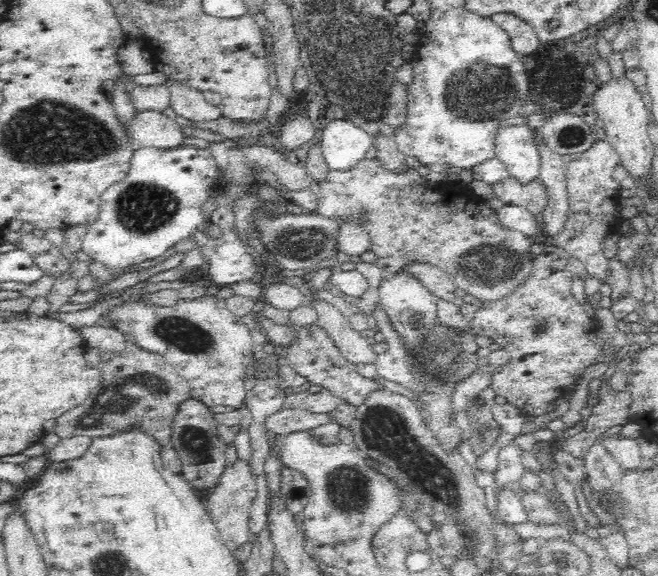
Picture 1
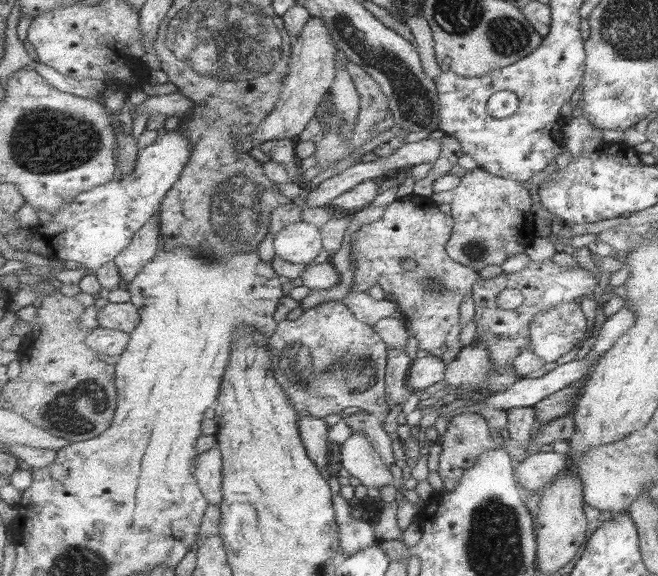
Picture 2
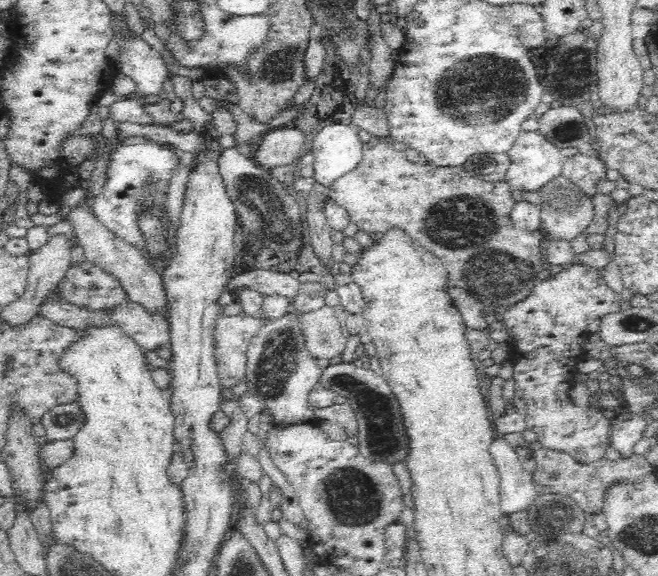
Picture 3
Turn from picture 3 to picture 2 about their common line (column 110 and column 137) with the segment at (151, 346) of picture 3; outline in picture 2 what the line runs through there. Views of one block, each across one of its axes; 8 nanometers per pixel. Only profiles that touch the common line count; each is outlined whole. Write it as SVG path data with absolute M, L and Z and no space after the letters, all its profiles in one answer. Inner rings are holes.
M109 302L105 308L99 309L98 318L102 328L119 330L129 334L142 324L139 308L131 302Z

